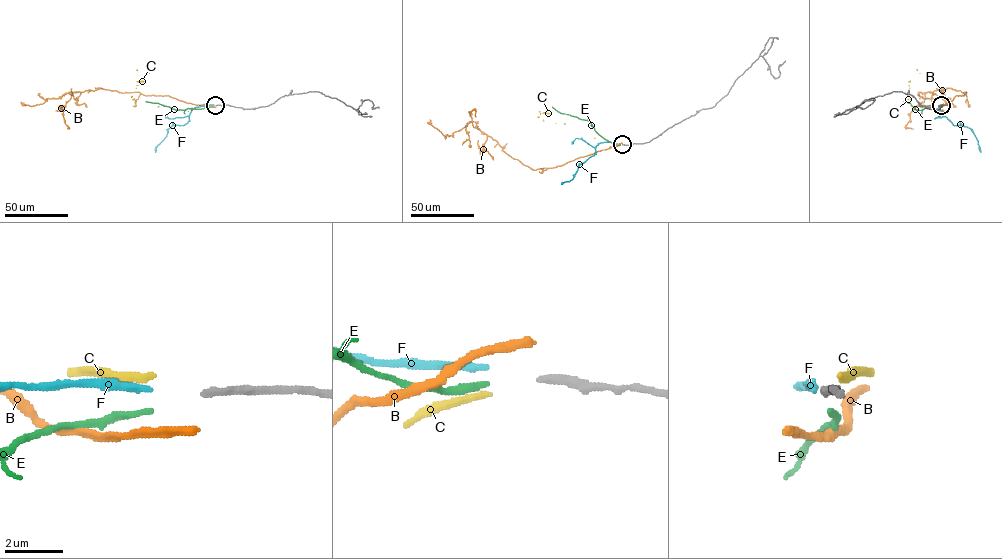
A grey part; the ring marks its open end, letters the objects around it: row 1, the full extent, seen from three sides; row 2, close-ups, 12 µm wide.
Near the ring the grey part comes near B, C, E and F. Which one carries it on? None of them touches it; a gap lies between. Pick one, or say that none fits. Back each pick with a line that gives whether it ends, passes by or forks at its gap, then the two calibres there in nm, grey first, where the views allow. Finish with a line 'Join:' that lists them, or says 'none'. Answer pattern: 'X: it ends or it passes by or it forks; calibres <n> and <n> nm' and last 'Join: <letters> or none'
E: it ends; calibres 240 and 200 nm
Join: E

